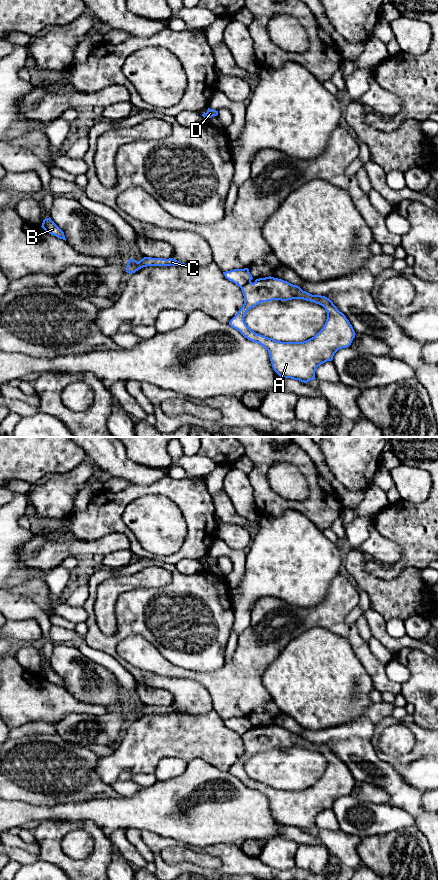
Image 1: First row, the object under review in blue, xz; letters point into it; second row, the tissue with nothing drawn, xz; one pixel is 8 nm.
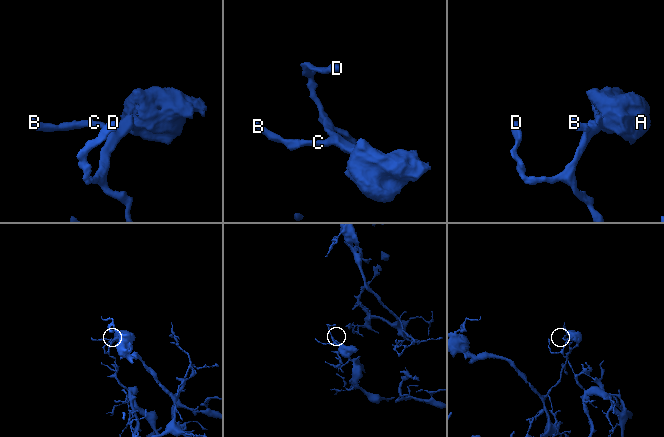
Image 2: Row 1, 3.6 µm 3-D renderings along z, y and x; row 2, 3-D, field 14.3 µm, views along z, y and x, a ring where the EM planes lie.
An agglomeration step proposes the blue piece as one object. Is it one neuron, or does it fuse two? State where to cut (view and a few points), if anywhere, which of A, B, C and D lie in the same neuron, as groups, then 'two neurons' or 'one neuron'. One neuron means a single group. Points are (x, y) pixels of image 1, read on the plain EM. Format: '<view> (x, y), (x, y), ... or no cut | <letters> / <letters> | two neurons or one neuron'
xz (250, 728), (241, 736) | A / B C D | two neurons

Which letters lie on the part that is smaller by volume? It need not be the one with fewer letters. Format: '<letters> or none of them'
A

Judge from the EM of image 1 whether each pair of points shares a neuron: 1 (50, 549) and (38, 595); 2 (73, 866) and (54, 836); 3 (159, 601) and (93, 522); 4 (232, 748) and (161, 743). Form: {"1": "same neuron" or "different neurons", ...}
{"1": "different neurons", "2": "same neuron", "3": "different neurons", "4": "same neuron"}

